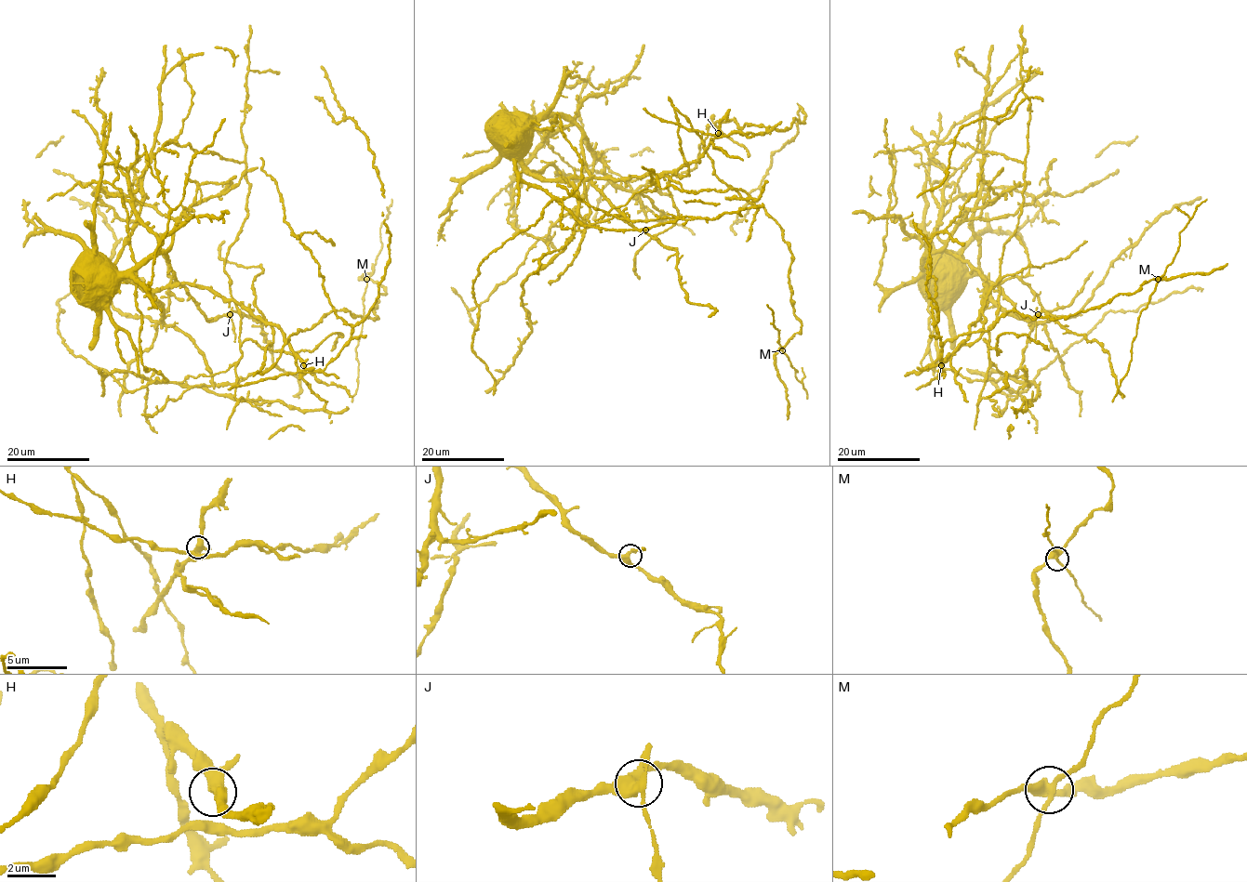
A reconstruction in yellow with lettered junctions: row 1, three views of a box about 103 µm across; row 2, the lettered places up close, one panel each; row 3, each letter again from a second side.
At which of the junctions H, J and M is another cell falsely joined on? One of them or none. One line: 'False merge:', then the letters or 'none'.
False merge: M

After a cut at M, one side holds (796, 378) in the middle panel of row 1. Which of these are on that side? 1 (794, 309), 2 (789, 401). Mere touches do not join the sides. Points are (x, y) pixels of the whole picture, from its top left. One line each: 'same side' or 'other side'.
1: other side
2: other side

